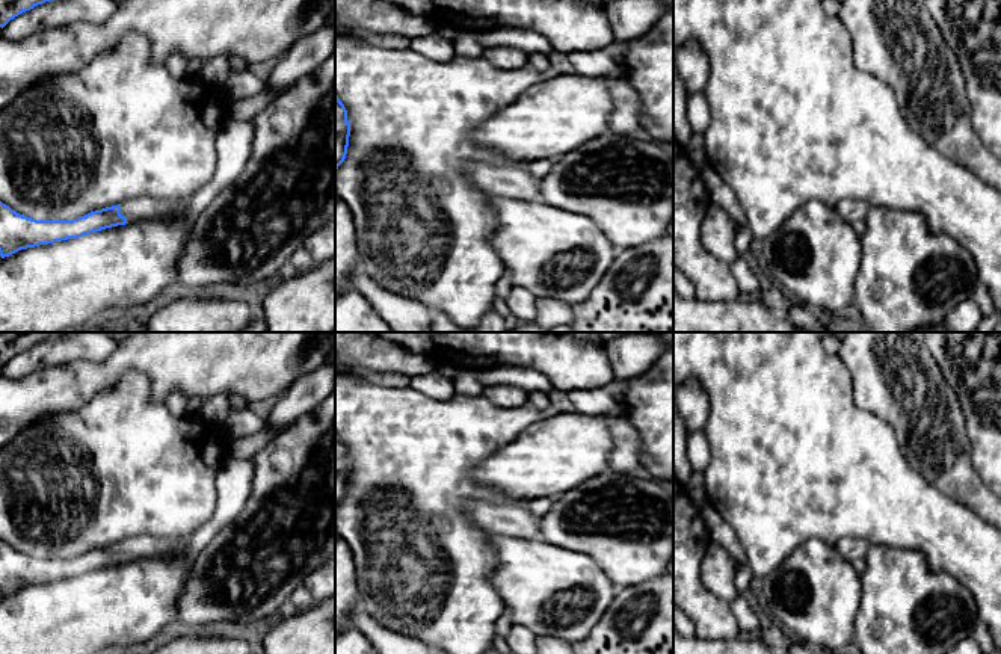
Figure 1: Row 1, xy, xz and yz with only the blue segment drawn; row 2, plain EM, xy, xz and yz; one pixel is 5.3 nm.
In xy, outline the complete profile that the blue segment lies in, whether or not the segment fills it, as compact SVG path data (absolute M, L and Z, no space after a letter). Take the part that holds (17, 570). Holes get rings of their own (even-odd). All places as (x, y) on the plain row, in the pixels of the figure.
M143 535L91 550L72 559L36 559L17 551L0 539L0 595L5 597L21 588L151 557L184 542L186 539Z

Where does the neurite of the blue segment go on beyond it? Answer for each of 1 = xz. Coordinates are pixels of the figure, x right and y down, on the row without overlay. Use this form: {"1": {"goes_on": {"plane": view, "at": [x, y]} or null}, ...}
{"1": {"goes_on": null}}

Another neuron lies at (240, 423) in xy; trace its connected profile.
M248 406L229 414L226 421L220 426L226 441L237 437L249 437L260 432L266 426L266 421L251 411Z

